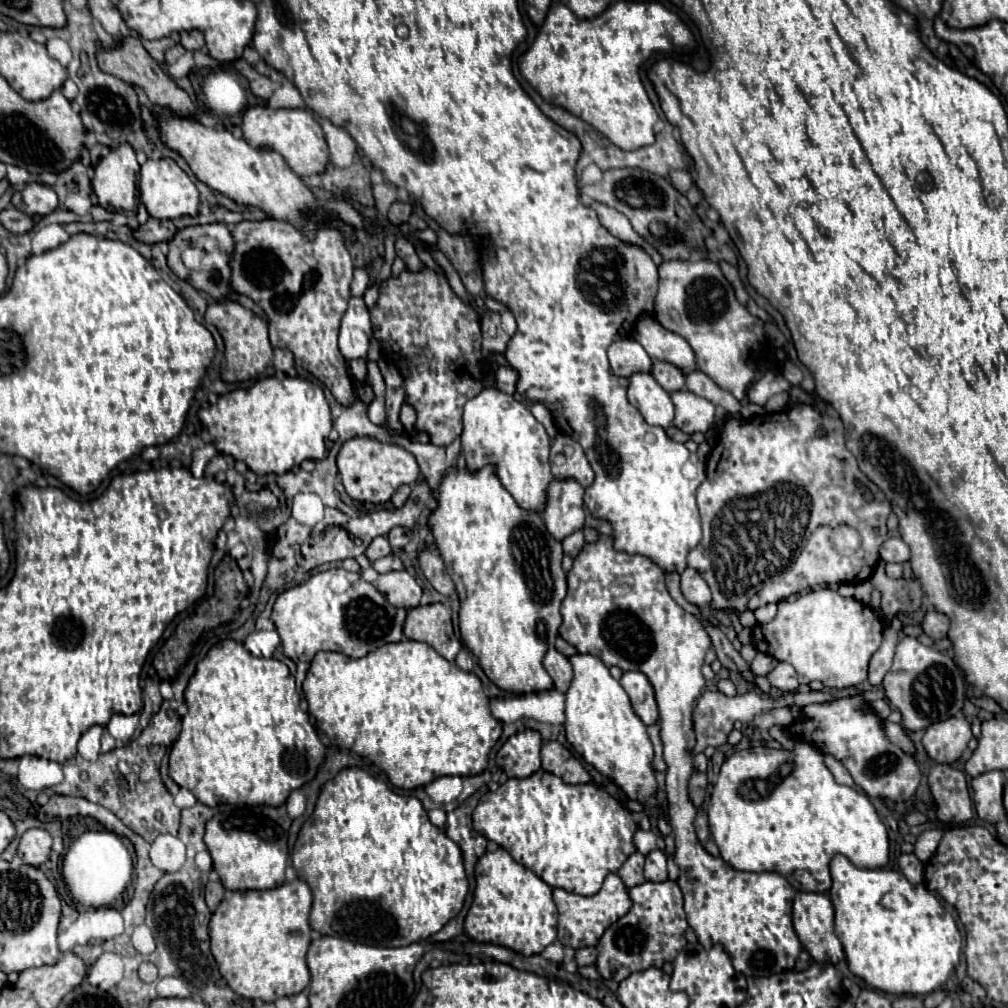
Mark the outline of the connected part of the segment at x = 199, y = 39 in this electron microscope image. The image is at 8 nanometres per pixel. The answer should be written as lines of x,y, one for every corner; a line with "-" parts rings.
191,30
191,32
181,32
181,46
185,50
201,50
205,46
203,34
199,30

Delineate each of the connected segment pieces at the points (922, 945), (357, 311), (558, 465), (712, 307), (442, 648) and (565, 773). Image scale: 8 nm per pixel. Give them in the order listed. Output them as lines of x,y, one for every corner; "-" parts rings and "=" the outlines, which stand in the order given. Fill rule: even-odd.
837,854
831,860
833,886
829,898
835,908
835,934
843,944
849,970
865,980
867,986
887,994
931,994
939,990
961,958
961,934
955,918
943,908
943,904
923,886
911,884
901,872
895,870
861,870
855,868
845,856
=
351,298
349,308
341,320
339,332
339,350
345,360
367,358
369,340
371,340
371,320
369,310
363,298
=
557,434
553,438
551,472
553,472
553,478
557,478
557,480
571,478
571,480
579,482
583,488
587,488
595,476
591,472
591,466
587,464
583,448
575,440
571,440
569,436
563,436
563,434
=
709,258
663,262
659,266
659,288
657,288
657,296
655,296
655,318
663,328
683,336
689,342
689,346
693,348
693,352
697,356
697,366
701,372
705,372
711,380
715,380
723,390
731,392
737,400
745,398
747,386
755,378
755,360
761,352
761,342
765,342
765,338
767,338
765,324
761,326
761,320
757,316
751,316
749,310
743,304
739,304
739,300
735,298
733,286
727,282
727,278
723,276
717,262
713,262
-
671,310
675,310
679,314
679,322
673,320
673,316
669,314
=
443,604
417,606
407,612
403,634
409,640
425,642
433,646
449,662
455,660
461,650
461,642
455,638
451,624
451,610
=
545,742
541,748
543,770
559,776
565,784
585,784
591,782
589,774
581,762
559,742

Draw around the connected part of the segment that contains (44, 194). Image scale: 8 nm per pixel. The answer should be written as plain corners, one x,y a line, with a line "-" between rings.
29,182
23,190
13,194
11,204
27,216
47,216
59,206
59,200
51,186

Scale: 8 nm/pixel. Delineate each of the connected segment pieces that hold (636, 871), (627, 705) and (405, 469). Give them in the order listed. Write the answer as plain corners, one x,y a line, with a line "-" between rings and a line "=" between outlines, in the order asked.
633,852
633,854
623,862
623,866
617,870
617,876
623,880
623,884
625,884
627,888
633,888
633,886
645,882
643,862
645,862
645,856
639,854
639,852
=
575,654
569,660
575,672
565,698
565,732
569,744
587,764
595,766
605,778
611,778
629,800
647,804
657,796
657,780
651,766
653,744
647,726
633,712
629,696
597,656
=
355,438
343,444
336,458
338,474
343,480
345,492
359,502
389,502
399,486
413,486
419,476
419,466
413,454
397,444
383,444
377,440

